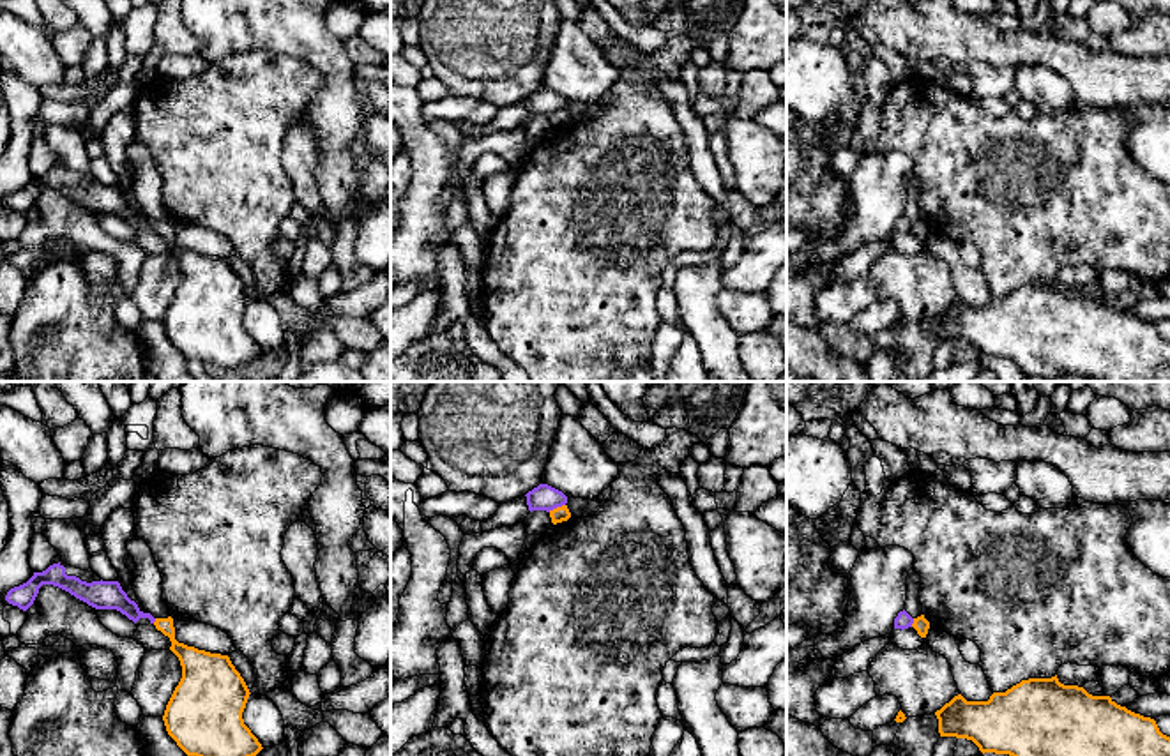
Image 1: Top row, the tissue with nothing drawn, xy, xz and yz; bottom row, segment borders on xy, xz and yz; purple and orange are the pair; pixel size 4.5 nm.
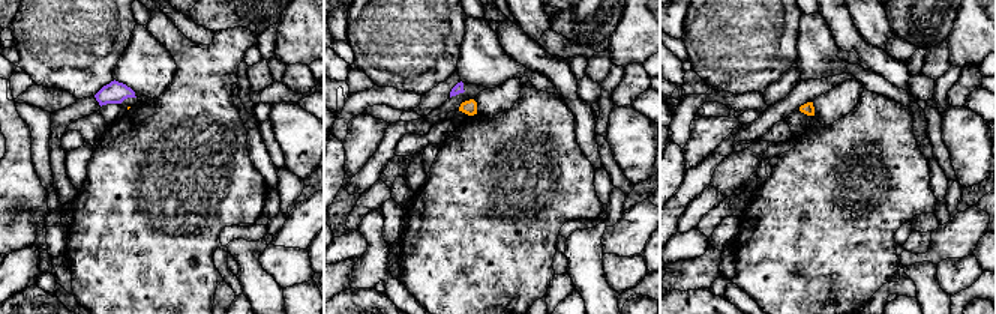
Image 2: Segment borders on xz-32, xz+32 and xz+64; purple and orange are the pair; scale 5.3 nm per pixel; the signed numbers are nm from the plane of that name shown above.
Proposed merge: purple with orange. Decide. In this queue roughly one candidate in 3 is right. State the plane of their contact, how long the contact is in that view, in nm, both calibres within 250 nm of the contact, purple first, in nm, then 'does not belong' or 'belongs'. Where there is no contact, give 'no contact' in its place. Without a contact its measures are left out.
meets purple in xz; contact 90 nm long; 120 nm thick on the purple side, 70 nm on the other; does not belong

